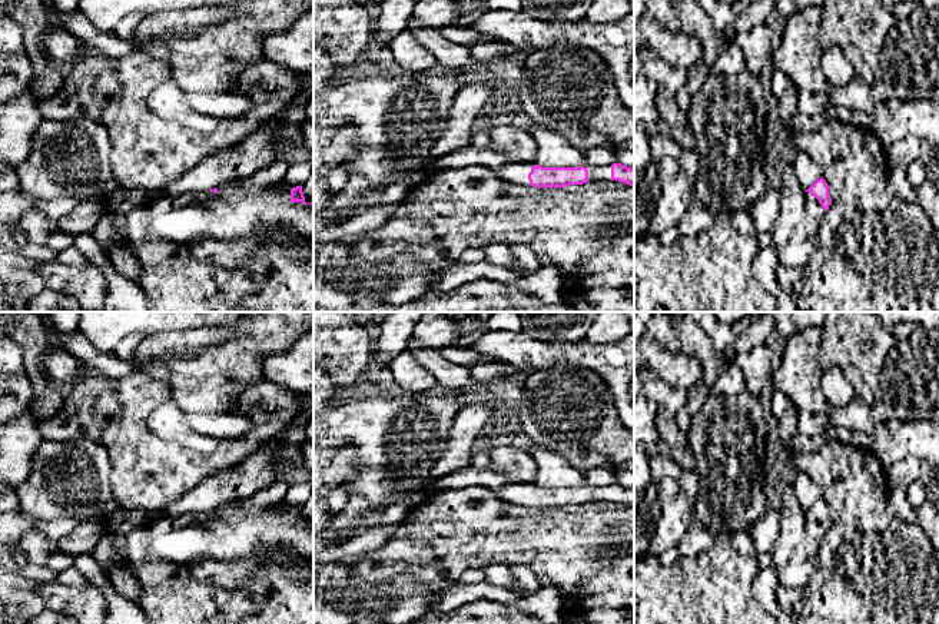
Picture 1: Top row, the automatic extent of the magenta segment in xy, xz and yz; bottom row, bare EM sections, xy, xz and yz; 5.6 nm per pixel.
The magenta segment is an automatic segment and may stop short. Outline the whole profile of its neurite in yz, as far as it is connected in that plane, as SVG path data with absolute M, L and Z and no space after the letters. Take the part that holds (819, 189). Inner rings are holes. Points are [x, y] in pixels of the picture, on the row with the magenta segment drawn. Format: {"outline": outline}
{"outline": "M823 177L817 179L806 192L806 233L810 240L817 238L817 229L829 209L832 199Z"}

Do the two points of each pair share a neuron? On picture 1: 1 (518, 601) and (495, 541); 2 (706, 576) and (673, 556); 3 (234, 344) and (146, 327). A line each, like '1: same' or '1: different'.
1: different
2: different
3: different

